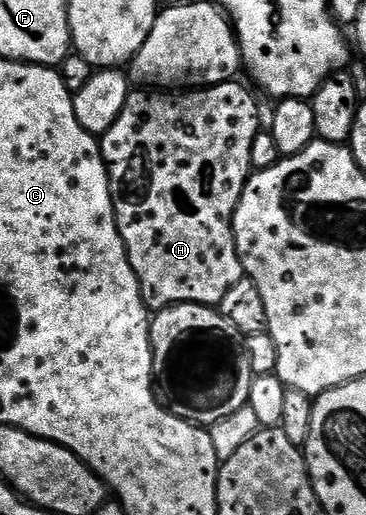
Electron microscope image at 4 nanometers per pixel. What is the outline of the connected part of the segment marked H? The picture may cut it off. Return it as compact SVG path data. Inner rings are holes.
M231 81L205 89L186 89L181 93L167 93L162 89L131 90L128 101L124 101L124 109L120 109L120 117L116 117L116 125L112 125L112 129L108 129L108 133L101 136L102 159L110 172L110 192L116 213L116 225L126 246L128 261L140 281L142 300L151 312L157 313L166 307L175 307L178 303L199 303L205 307L217 308L224 301L228 289L232 289L232 285L244 278L242 262L234 240L234 214L246 182L252 174L250 150L259 130L258 103L254 100L253 93L248 88L241 87L238 81Z

